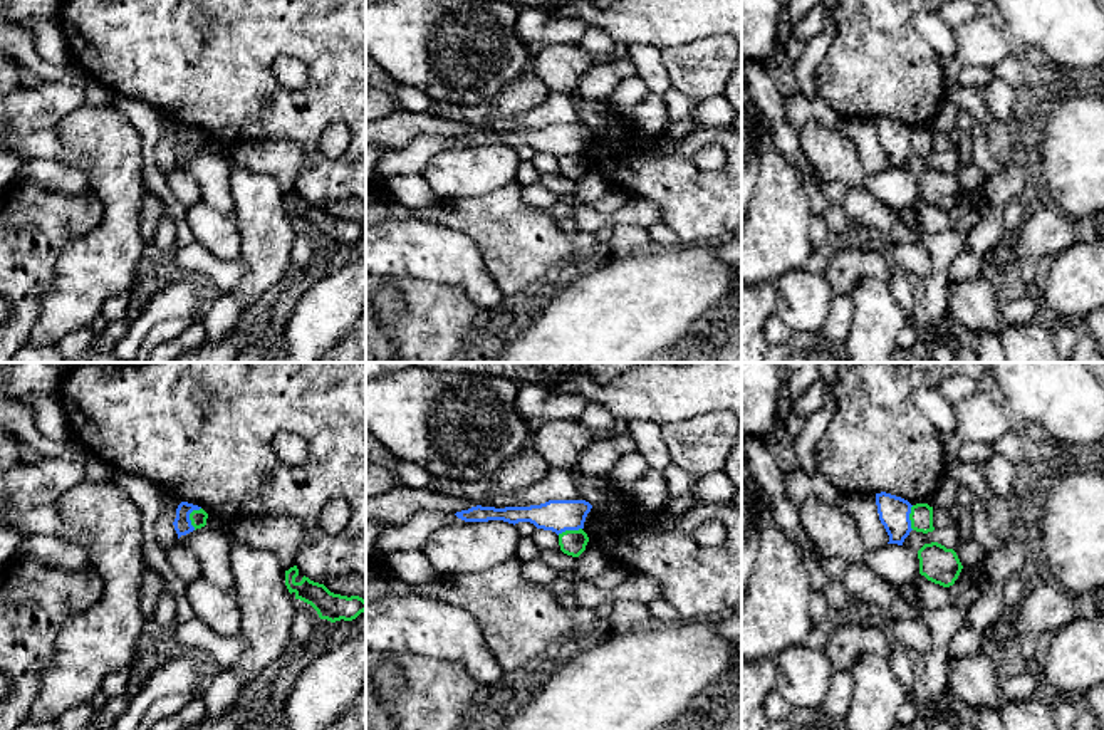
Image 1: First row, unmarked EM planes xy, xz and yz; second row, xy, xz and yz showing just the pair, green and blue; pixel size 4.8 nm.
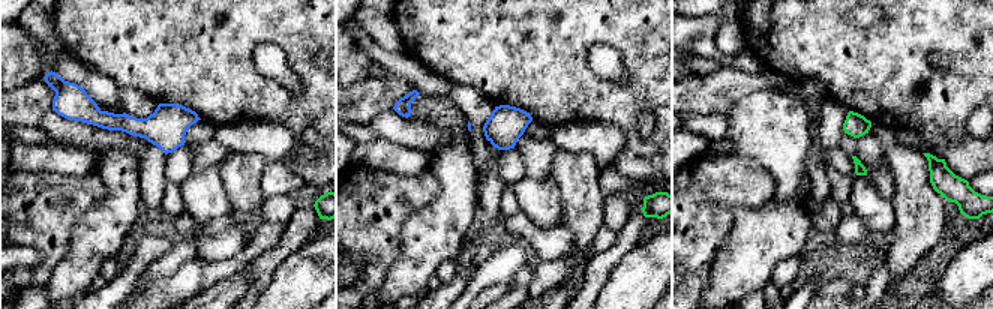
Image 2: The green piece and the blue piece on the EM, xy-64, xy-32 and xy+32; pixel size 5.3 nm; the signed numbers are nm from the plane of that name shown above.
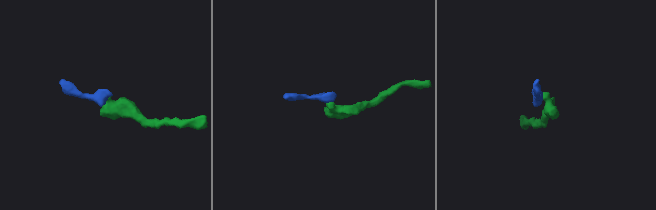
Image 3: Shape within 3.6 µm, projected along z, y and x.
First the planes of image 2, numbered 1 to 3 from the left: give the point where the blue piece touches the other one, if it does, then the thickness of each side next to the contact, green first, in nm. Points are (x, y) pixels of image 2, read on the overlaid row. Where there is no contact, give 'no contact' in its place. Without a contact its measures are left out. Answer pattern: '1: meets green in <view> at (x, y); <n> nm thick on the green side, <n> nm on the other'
1: no contact
2: no contact
3: no contact

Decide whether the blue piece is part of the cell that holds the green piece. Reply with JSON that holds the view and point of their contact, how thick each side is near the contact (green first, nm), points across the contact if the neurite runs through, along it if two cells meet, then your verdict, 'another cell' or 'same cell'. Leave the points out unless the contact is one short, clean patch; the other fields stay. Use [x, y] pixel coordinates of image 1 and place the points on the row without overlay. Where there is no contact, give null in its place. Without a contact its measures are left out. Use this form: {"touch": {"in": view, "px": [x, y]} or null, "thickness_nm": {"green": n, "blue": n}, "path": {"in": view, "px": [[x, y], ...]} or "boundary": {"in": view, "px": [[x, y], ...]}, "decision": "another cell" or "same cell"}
{"touch": {"in": "xy", "px": [190, 141]}, "thickness_nm": {"green": 80, "blue": 80}, "path": {"in": "xy", "px": [[198, 141], [190, 141], [182, 148]]}, "decision": "same cell"}

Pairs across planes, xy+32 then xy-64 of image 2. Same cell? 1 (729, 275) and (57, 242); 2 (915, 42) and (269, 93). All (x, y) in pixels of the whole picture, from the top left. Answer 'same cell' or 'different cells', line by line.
1: different cells
2: same cell

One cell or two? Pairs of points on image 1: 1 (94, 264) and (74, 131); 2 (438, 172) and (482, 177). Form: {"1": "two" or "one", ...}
{"1": "one", "2": "one"}

